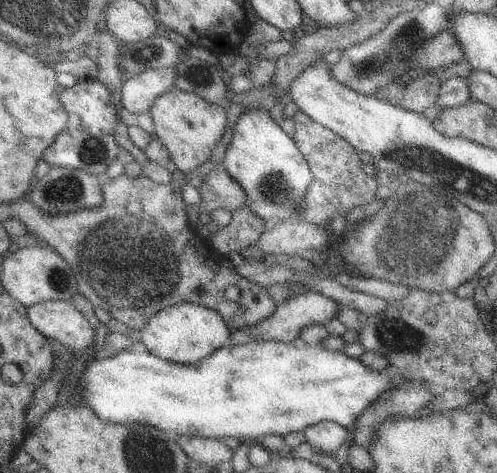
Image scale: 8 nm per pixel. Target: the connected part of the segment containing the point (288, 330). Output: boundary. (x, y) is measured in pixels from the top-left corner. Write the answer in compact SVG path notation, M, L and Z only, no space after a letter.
M308 290L302 291L299 295L293 292L292 296L288 297L282 304L277 305L276 310L270 316L267 316L256 324L231 333L226 345L250 344L260 341L290 343L300 336L300 332L306 326L310 326L310 324L322 324L322 326L328 324L330 320L337 318L338 311L339 304L320 292Z

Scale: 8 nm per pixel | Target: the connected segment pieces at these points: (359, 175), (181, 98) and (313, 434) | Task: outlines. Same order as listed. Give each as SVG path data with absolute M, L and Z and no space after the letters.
M296 124L294 141L298 150L306 155L307 163L313 174L313 181L305 202L299 207L299 220L328 228L335 216L345 216L352 208L361 206L361 214L369 217L376 214L383 206L381 200L375 200L374 194L382 187L372 174L362 171L362 161L357 150L339 134L324 125Z
M170 90L161 94L150 107L148 112L153 118L154 136L168 149L169 162L172 169L180 170L182 175L192 172L202 166L211 157L218 141L223 137L227 125L227 112L220 105L208 102L205 98L185 90Z
M322 421L305 431L307 442L322 452L336 452L348 436L348 429L332 421Z

